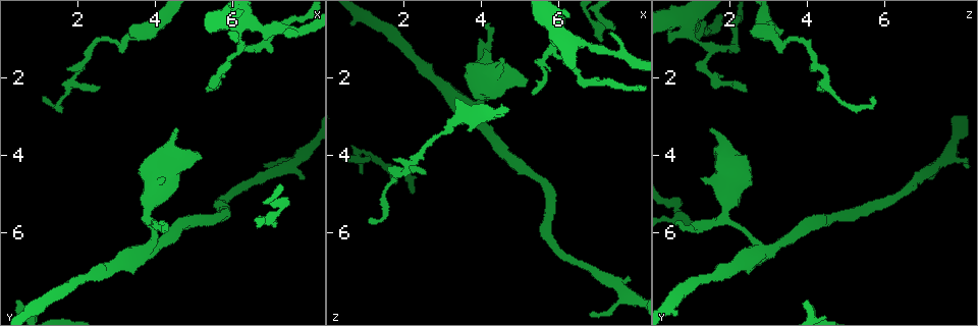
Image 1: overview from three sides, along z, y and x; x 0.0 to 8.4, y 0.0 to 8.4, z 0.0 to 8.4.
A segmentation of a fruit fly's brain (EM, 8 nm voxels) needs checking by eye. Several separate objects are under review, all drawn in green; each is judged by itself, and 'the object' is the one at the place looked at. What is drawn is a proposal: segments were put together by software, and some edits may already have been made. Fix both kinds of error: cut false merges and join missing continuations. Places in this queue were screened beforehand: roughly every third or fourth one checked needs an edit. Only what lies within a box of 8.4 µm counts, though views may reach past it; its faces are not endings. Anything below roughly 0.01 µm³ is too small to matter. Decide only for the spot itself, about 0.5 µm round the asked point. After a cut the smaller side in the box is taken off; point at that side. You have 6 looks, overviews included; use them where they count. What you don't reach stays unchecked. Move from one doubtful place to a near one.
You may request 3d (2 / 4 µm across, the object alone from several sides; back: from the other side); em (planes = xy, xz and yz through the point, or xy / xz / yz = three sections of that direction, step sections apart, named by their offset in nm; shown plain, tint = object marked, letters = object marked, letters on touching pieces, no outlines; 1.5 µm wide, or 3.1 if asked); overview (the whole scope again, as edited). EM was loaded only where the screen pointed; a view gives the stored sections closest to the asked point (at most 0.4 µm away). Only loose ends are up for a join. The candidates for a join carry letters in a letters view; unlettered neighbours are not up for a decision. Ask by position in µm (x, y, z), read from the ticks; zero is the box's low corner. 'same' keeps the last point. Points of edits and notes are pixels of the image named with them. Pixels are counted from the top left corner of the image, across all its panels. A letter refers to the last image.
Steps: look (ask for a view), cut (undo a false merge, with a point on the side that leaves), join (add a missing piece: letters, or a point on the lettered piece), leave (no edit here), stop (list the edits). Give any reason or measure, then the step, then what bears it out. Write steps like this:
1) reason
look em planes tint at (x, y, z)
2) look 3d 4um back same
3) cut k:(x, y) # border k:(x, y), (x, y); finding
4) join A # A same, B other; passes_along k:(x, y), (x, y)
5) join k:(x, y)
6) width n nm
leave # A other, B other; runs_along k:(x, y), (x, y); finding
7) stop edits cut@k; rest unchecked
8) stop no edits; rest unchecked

look em yz step 8 tint at (7.20, 5.40, 0.55)

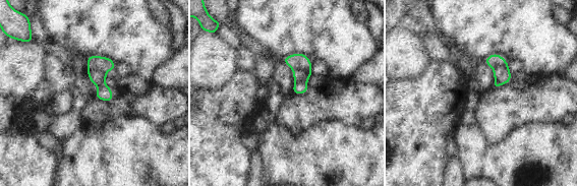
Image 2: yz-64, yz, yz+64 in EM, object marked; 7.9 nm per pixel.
another direction
look em planes letters same

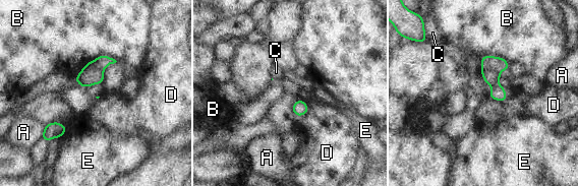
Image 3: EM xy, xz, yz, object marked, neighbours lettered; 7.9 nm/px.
width 120 nm
cut 3:(490, 67) # A other, B other, C other, D other, E other; border 3:(497, 82), (492, 86); two neurons meet here

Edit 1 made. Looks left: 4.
free end
look 3d 2um at (5.15, 4.00, 2.05)

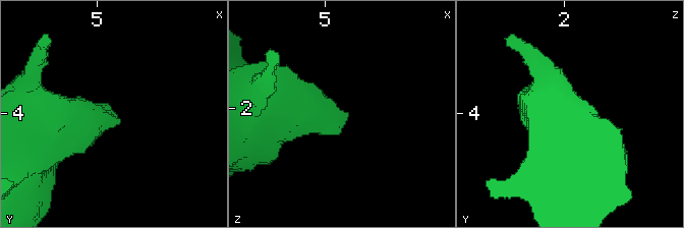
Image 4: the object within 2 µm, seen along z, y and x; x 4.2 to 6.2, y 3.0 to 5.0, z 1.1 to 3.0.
look em planes plain at (5.20, 4.08, 2.02)

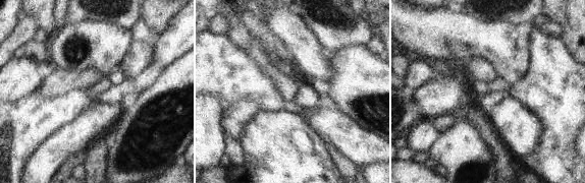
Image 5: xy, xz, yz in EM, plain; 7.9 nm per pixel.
look em planes letters same

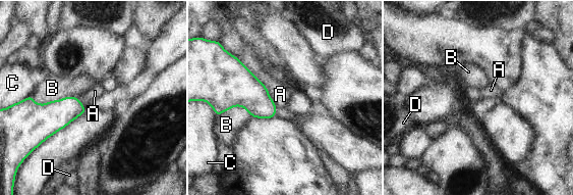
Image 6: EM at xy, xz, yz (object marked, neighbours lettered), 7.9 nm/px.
longest_contact A 550 nm
leave # A other, B other, C other, D other; none of them fits

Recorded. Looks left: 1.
stop edits cut@3; rest unchecked

